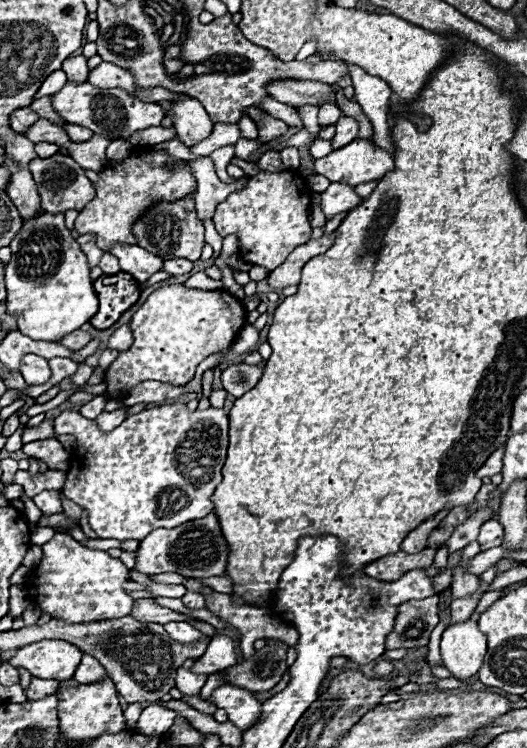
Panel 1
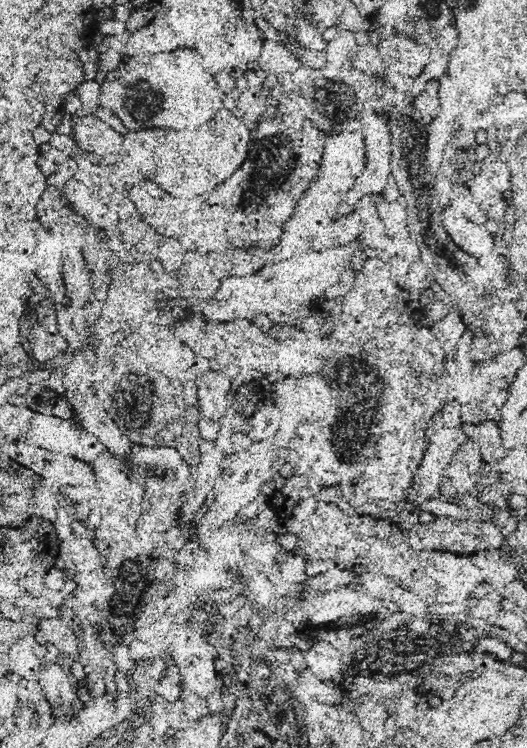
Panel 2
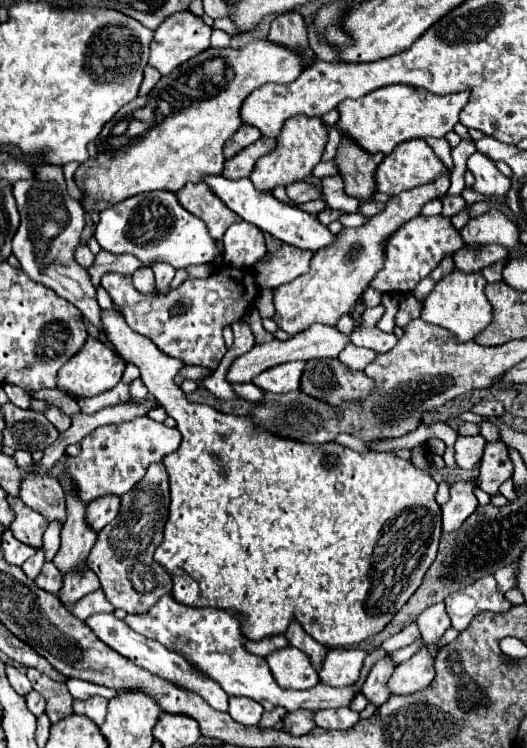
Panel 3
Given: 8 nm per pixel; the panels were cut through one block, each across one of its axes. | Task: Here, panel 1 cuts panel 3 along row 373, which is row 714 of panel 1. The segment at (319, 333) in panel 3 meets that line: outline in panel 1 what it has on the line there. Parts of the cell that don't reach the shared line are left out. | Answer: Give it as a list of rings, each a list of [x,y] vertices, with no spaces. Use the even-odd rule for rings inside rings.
[[[222,686],[212,692],[208,702],[214,702],[218,708],[224,708],[228,712],[228,720],[234,722],[236,728],[248,730],[260,720],[260,706],[248,690],[234,688],[234,686]]]

